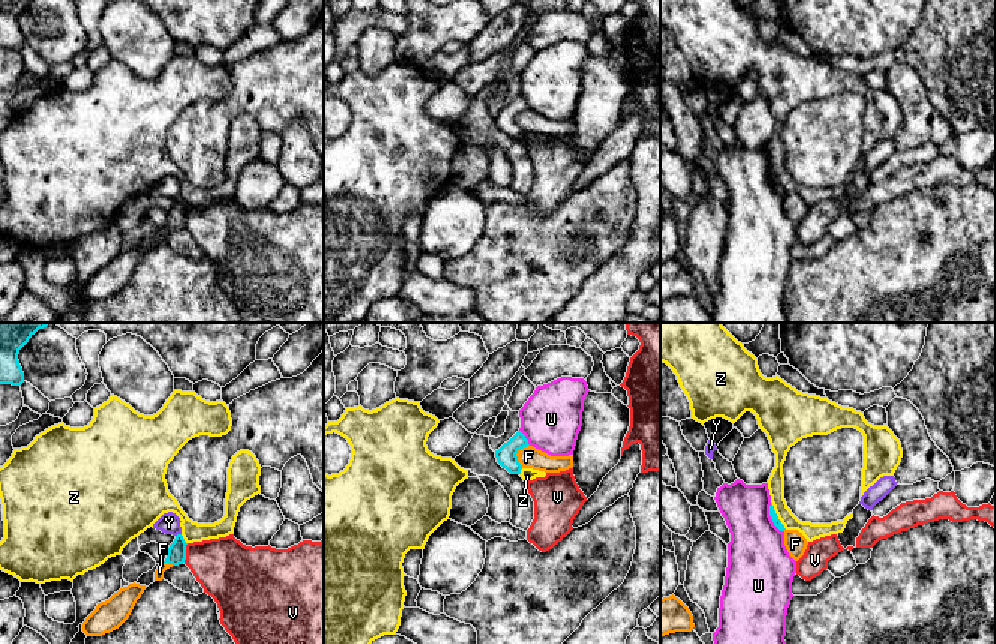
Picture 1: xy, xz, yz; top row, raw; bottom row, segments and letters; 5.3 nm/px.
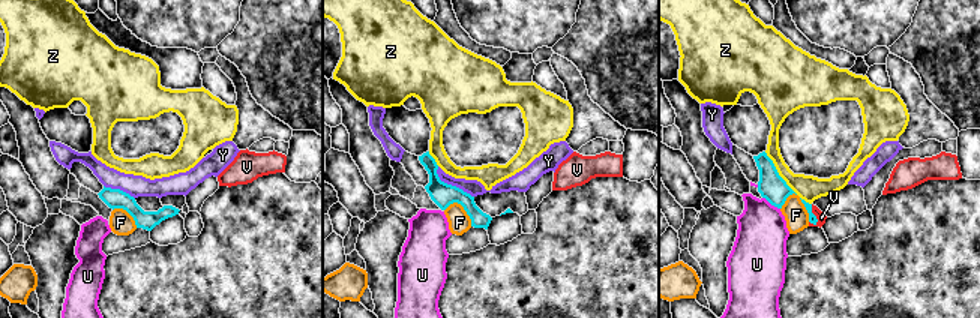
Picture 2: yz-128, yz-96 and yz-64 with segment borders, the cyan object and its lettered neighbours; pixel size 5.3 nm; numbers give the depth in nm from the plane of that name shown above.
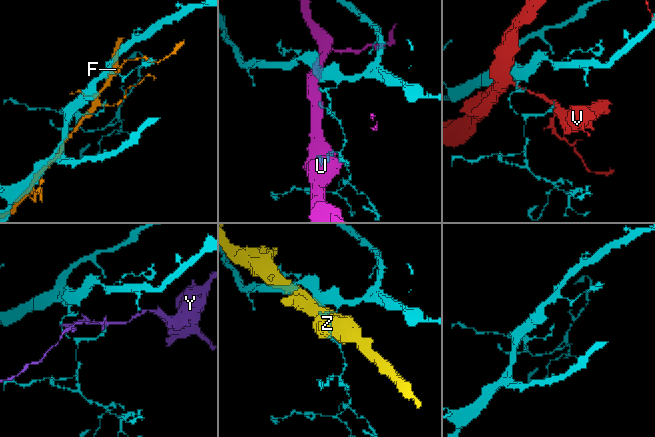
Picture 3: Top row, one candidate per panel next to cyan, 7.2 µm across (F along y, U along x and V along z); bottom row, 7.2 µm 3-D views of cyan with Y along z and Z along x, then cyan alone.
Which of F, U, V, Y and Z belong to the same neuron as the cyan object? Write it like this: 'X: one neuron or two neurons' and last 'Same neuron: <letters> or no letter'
F: two neurons
U: two neurons
V: two neurons
Y: two neurons
Z: two neurons
Same neuron: no letter

